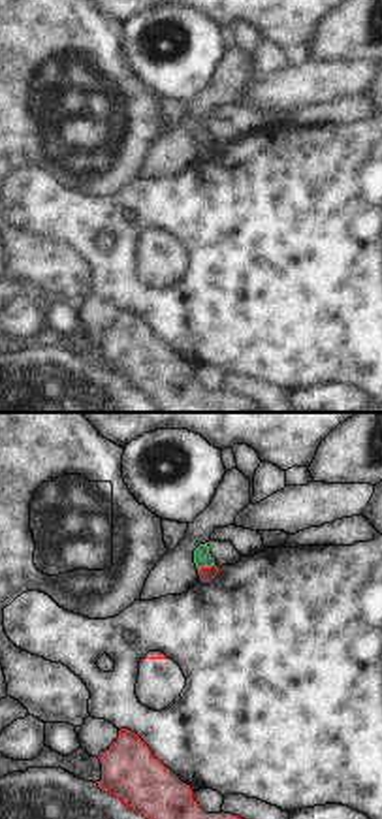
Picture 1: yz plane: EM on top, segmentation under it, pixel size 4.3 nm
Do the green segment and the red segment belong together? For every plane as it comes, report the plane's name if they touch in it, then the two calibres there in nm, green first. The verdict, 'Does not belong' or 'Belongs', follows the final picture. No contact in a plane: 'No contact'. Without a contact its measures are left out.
Touches green in yz. Thickness 80 nm (green) against 60 nm.

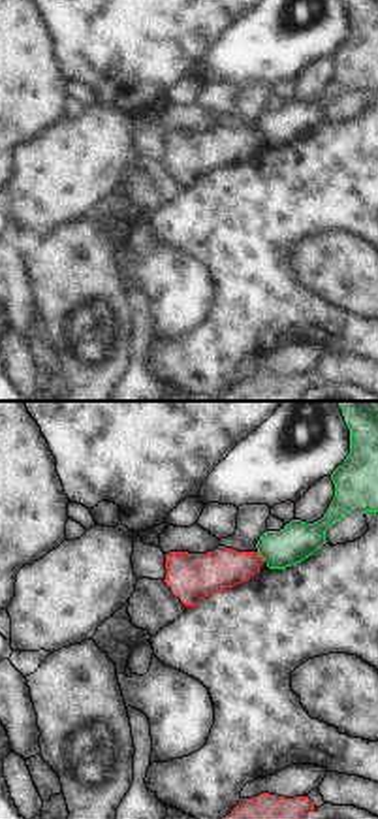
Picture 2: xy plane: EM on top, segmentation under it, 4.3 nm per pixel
Touches green in xy. Thickness 160 nm (green) against 180 nm.

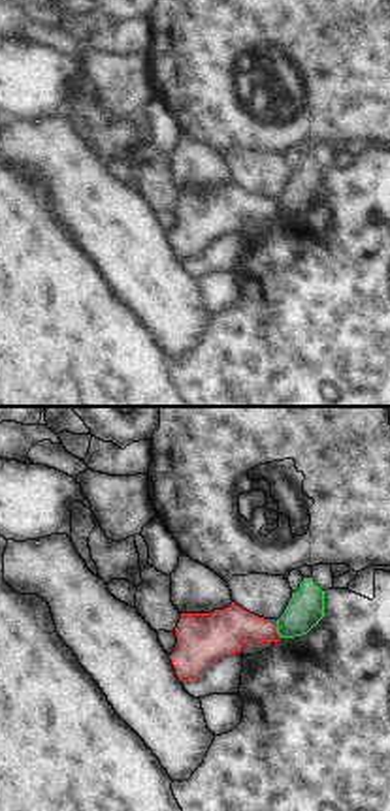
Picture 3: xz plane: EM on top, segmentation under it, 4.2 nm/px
Touches green in xz. Thickness 160 nm (green) against 190 nm.

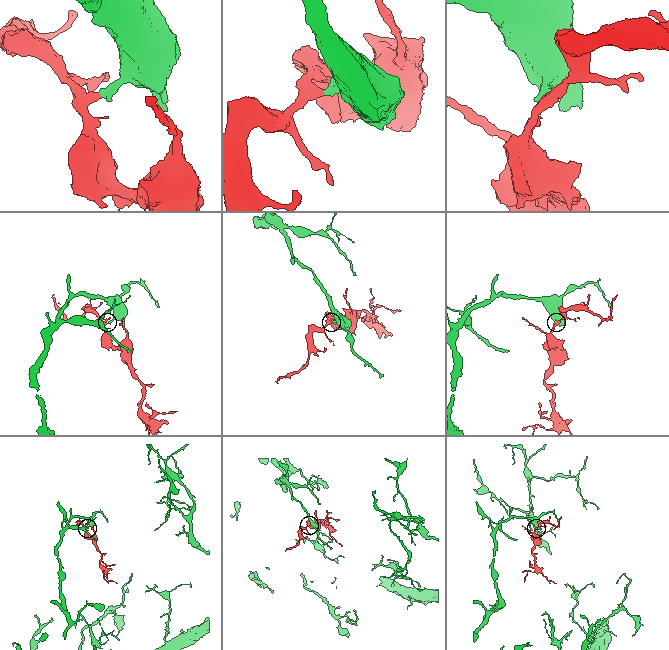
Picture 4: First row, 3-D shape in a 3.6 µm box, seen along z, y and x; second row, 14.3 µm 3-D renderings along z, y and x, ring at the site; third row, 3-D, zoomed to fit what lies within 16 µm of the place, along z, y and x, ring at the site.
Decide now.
Does not belong.

